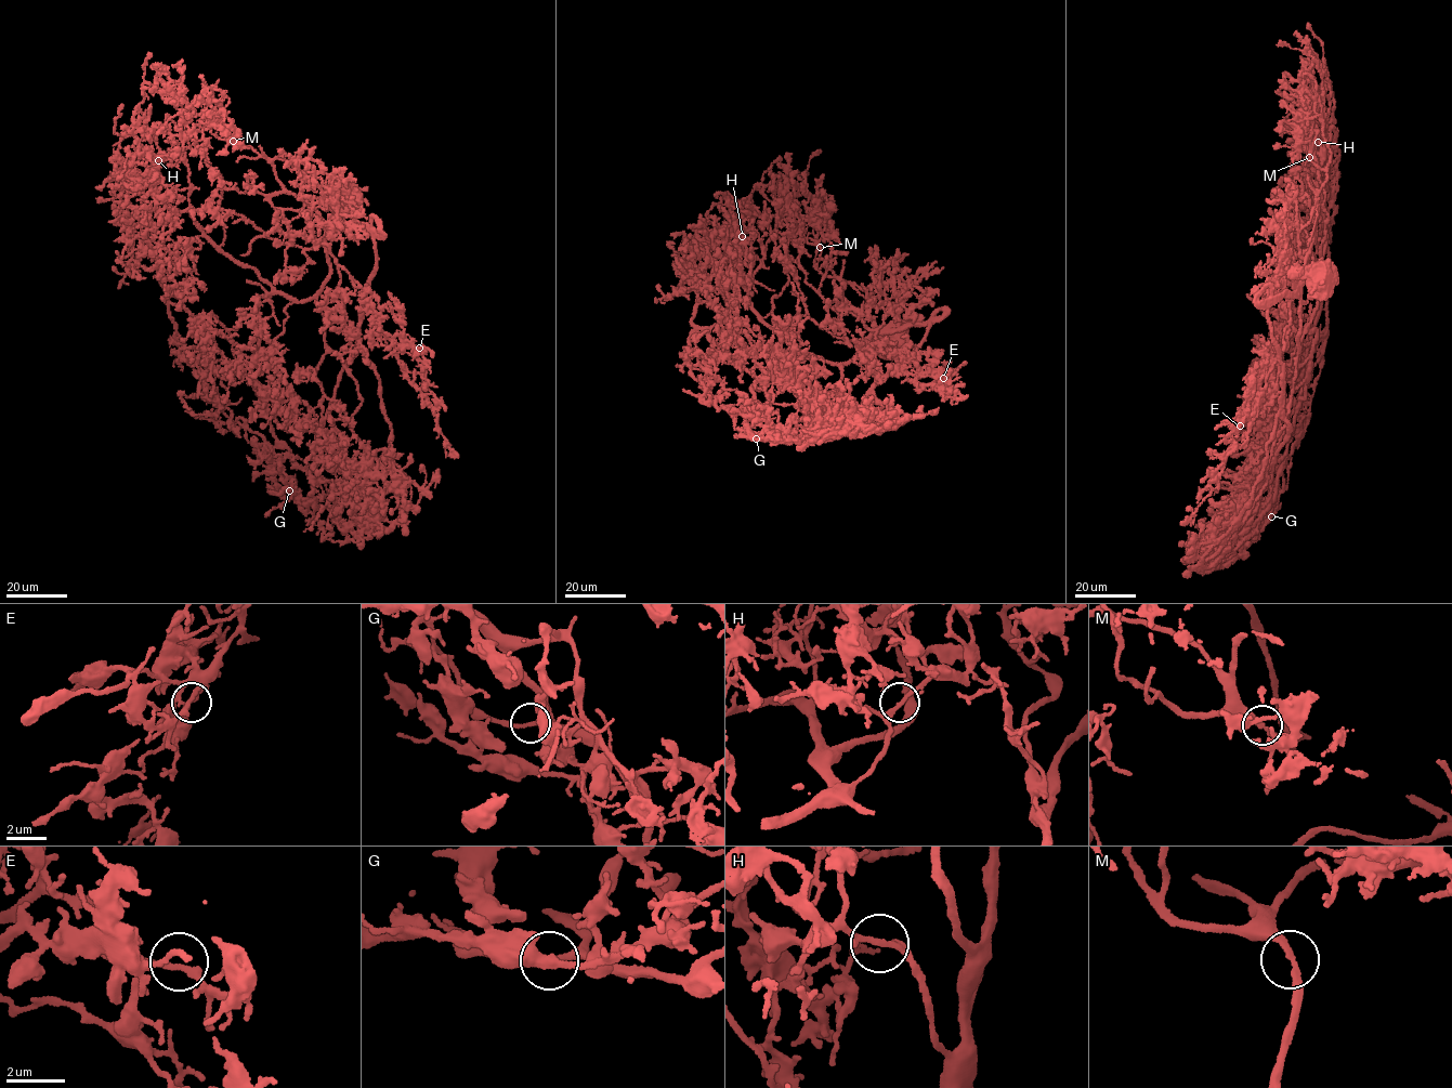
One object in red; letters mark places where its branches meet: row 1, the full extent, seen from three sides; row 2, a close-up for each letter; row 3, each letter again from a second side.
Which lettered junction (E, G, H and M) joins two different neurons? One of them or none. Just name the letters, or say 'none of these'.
none of these

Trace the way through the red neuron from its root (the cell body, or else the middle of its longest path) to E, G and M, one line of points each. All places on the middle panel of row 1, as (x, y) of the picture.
E: (893, 340), (913, 317), (879, 326), (848, 304), (827, 305), (861, 318), (907, 374), (943, 378)
G: (893, 340), (913, 317), (842, 365), (834, 392), (802, 418), (811, 420), (794, 417), (756, 438)
M: (893, 340), (913, 317), (879, 326), (854, 310), (842, 296), (844, 287), (838, 279), (819, 272), (820, 247)

